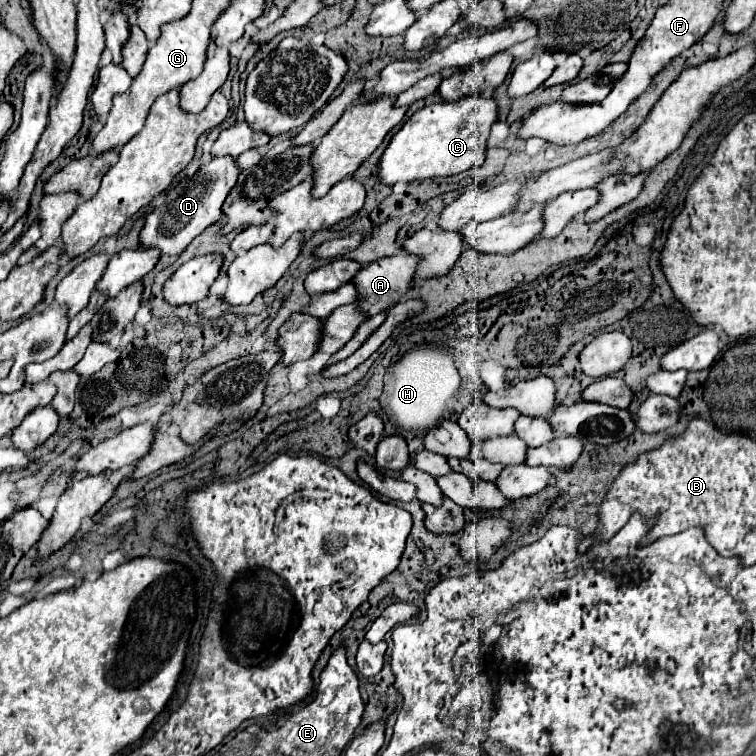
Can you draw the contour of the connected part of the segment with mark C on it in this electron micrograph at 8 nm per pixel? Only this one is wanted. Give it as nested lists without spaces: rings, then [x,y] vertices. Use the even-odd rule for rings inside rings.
[[[465,95],[457,101],[433,103],[415,111],[385,149],[379,163],[379,181],[385,185],[395,185],[397,181],[423,181],[439,175],[455,175],[483,163],[487,137],[495,121],[495,99],[485,99],[481,95]]]

